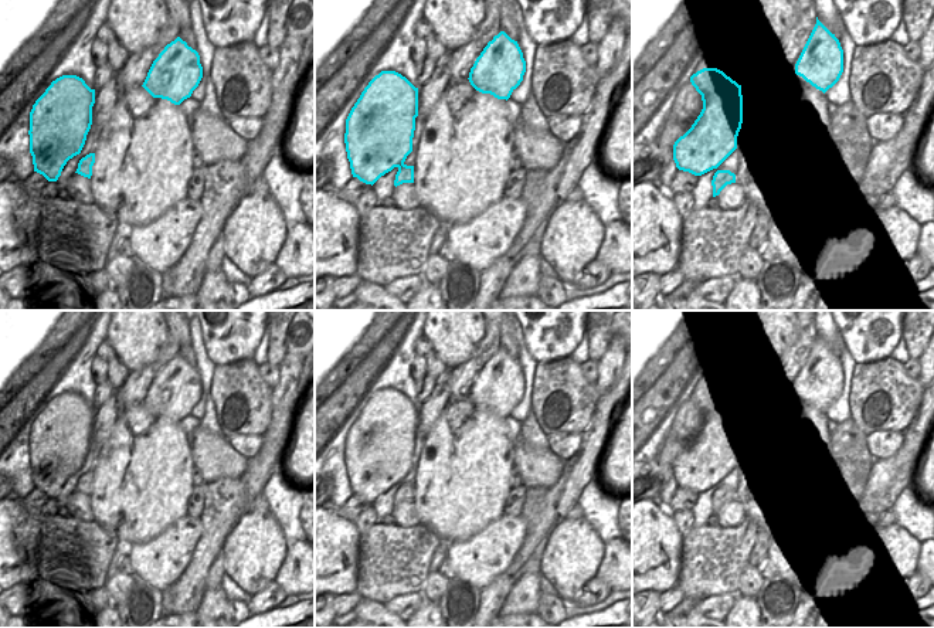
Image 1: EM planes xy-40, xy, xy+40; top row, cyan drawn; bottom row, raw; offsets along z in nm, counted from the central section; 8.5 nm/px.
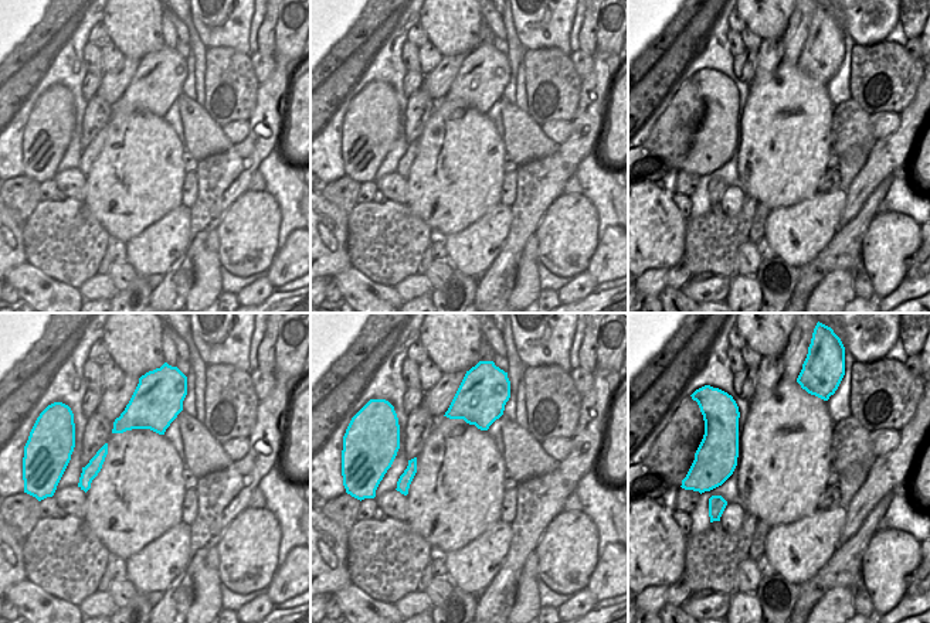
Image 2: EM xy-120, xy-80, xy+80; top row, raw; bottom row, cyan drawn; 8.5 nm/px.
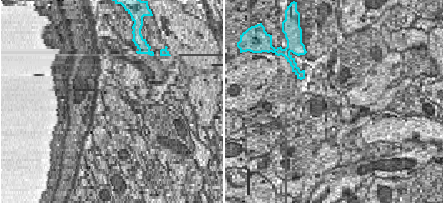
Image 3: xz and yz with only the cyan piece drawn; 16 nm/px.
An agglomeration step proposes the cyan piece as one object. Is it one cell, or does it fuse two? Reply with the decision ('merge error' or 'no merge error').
no merge error

